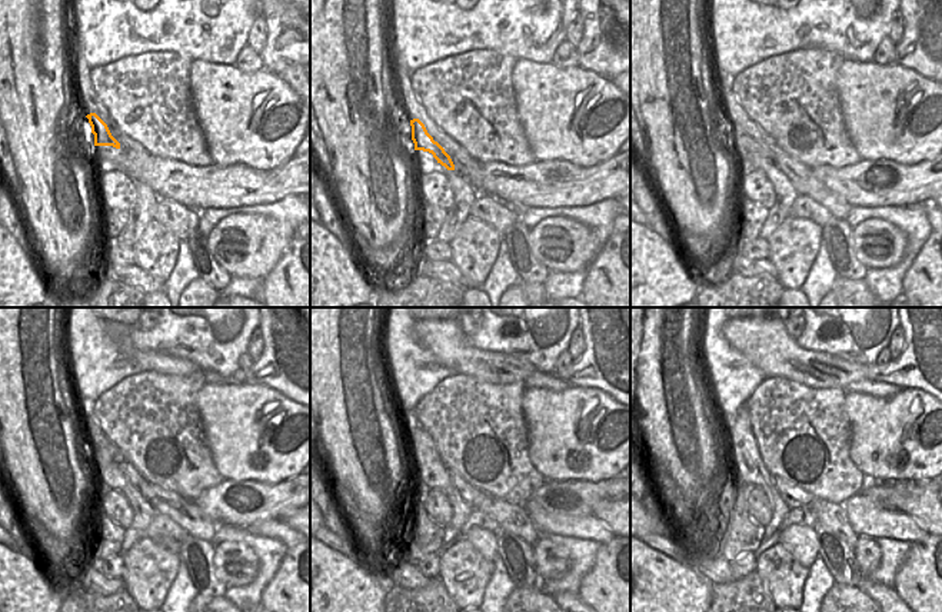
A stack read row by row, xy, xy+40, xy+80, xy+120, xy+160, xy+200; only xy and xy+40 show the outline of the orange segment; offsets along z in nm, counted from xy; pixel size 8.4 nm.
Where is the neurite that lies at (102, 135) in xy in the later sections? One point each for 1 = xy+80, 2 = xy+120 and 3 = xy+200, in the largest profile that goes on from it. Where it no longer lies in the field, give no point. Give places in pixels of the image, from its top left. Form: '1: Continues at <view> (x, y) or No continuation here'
1: Continues at xy+80 (744, 145)
2: Continues at xy+120 (129, 469)
3: Continues at xy+200 (794, 496).

